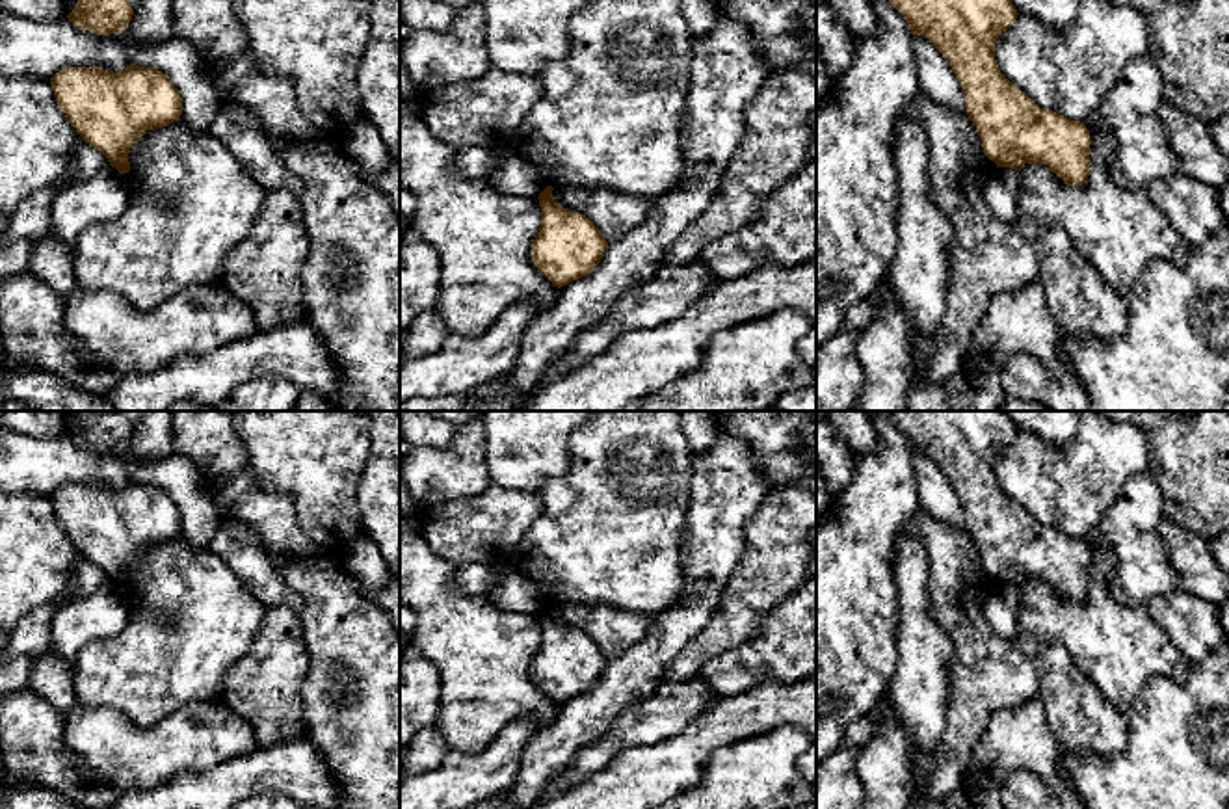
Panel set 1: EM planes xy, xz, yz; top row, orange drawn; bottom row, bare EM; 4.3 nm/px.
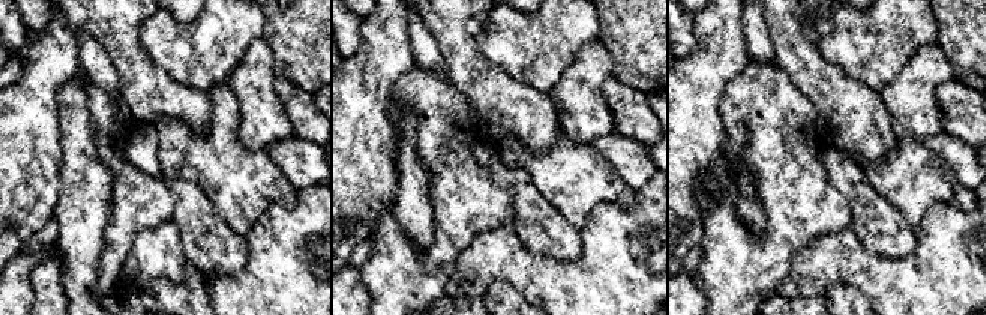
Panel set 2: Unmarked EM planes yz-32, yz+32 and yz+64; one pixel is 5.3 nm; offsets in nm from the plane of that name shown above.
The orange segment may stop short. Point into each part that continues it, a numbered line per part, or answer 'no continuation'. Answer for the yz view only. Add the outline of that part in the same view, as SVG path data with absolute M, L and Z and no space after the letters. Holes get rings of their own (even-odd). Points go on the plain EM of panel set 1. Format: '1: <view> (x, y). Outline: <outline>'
no continuation

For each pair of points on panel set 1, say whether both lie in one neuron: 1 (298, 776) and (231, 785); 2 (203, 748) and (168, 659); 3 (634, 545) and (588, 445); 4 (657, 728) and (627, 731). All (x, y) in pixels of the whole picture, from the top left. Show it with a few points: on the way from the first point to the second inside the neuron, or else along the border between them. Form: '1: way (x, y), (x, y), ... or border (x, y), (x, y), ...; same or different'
1: way (281, 774), (248, 774); same
2: border (216, 698), (188, 702), (149, 728); different
3: way (616, 521), (614, 488), (601, 469); same
4: way (649, 728), (634, 728); same

